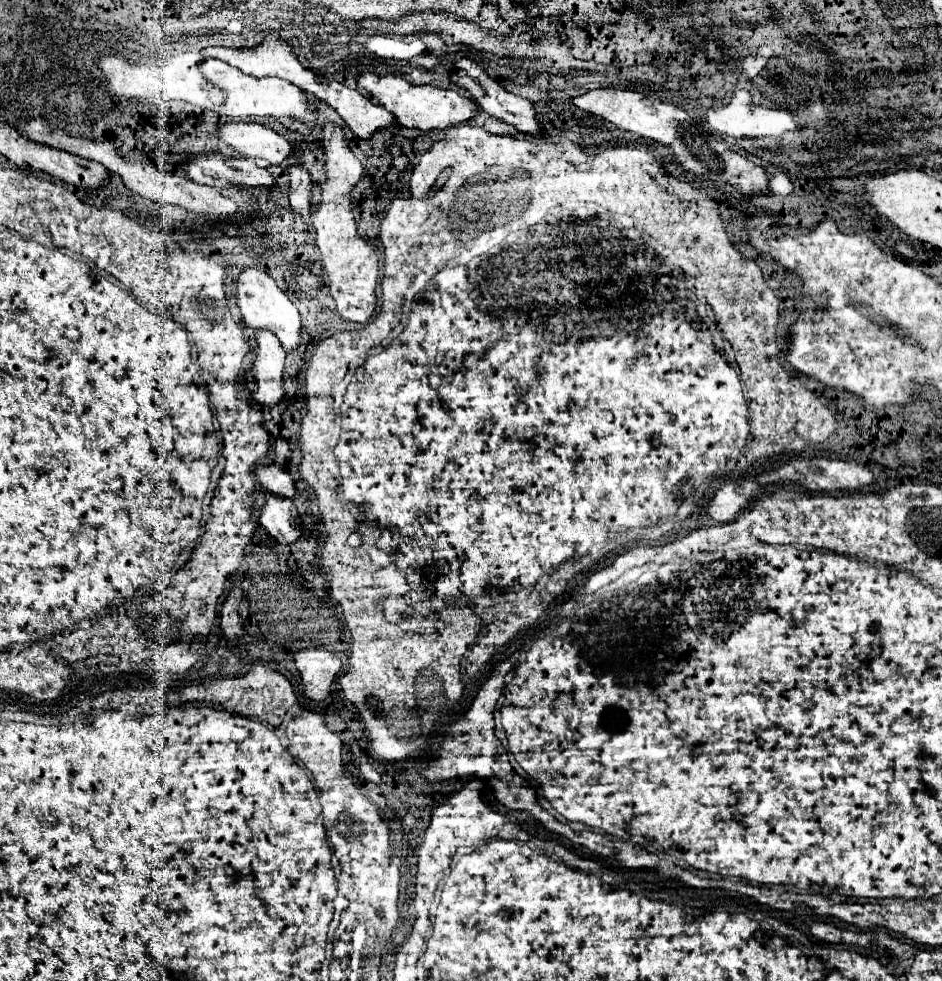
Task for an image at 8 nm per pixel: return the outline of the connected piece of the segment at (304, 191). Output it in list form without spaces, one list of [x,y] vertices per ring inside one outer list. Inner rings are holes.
[[[290,166],[290,204],[294,206],[294,210],[308,220],[310,218],[310,172],[306,166]]]

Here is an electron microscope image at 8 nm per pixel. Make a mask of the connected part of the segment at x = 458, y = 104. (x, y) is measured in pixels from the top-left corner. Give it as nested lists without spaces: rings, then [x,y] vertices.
[[[362,74],[356,84],[368,90],[380,104],[398,116],[398,122],[406,128],[418,130],[442,130],[452,124],[466,122],[478,114],[478,104],[454,90],[444,90],[438,86],[414,86],[406,82],[402,76],[376,76],[376,74]]]

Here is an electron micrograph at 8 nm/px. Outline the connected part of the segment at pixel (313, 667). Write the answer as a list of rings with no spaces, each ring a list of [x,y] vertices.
[[[300,650],[294,654],[294,662],[300,670],[304,694],[310,700],[322,702],[330,694],[334,678],[340,674],[342,662],[328,650]]]

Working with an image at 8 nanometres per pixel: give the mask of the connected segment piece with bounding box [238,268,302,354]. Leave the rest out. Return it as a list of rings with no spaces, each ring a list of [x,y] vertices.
[[[246,268],[240,274],[240,278],[238,278],[238,306],[244,316],[244,322],[250,328],[274,332],[288,354],[300,346],[302,316],[300,316],[298,308],[290,302],[290,298],[278,288],[278,284],[266,272],[260,272],[256,268]]]

